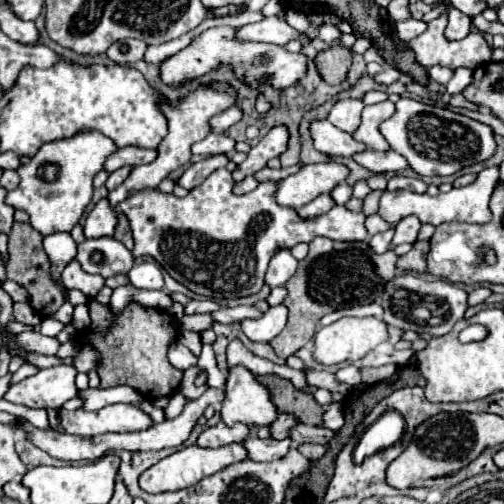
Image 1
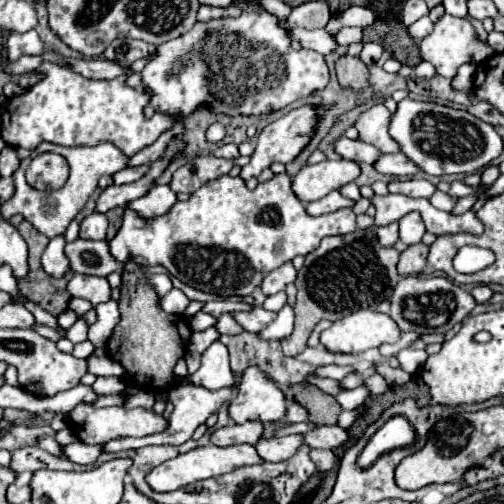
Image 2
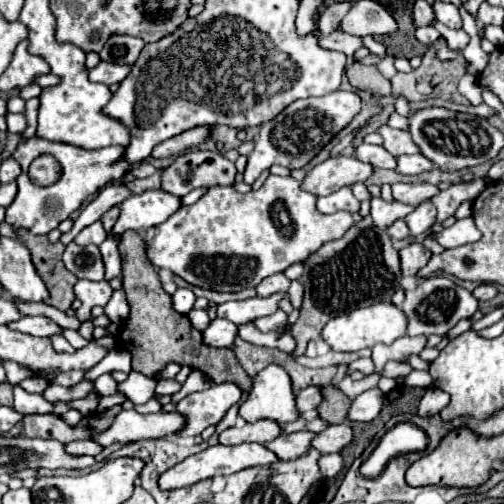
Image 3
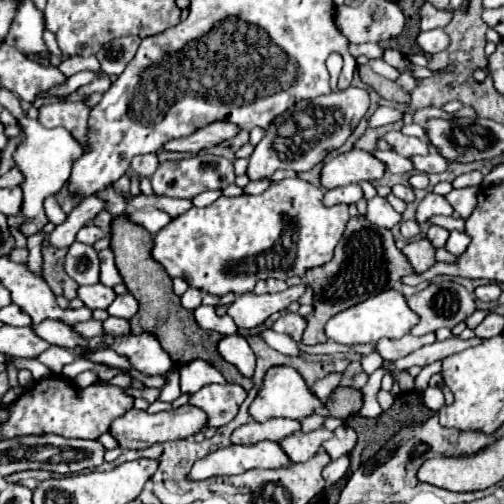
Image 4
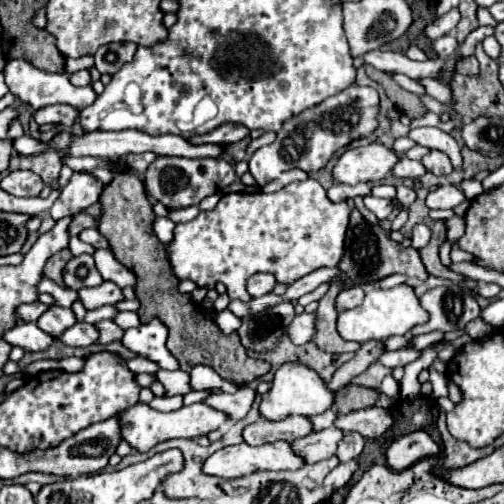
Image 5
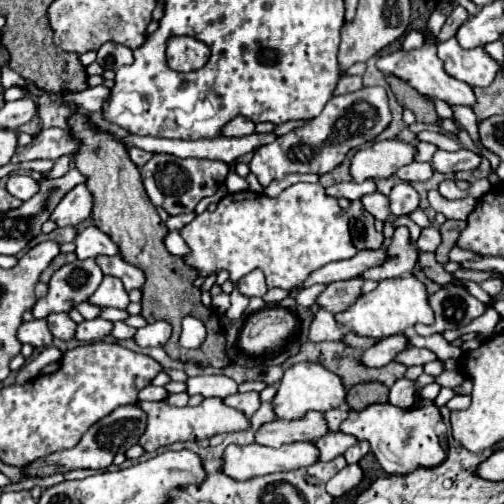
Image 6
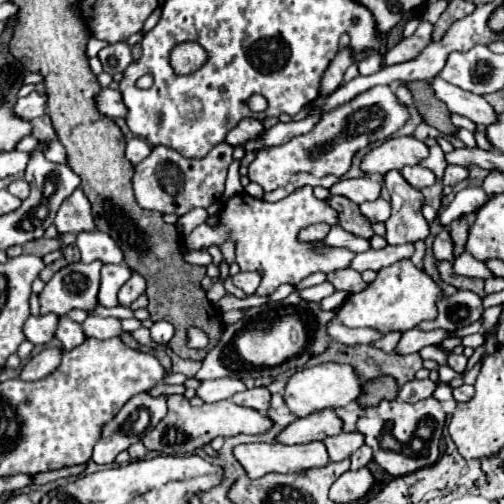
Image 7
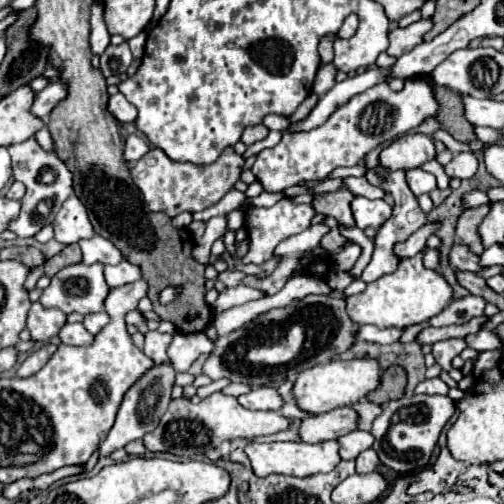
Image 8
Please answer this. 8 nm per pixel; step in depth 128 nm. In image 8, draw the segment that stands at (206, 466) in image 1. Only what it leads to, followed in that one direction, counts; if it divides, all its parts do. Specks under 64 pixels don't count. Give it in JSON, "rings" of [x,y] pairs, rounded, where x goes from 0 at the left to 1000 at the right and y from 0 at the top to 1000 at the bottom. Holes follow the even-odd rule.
{"rings":[[[667,873],[635,877],[635,881],[607,881],[607,877],[540,877],[540,881],[492,881],[488,901],[500,917],[500,933],[508,944],[532,940],[563,940],[563,944],[623,944],[631,937],[659,937],[667,921],[675,921],[675,881]]]}

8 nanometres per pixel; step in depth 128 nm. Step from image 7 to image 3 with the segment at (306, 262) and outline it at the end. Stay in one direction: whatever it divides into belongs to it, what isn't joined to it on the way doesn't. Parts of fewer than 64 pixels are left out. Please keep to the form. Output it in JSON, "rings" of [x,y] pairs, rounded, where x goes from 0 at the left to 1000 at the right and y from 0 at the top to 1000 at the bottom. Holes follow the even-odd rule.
{"rings":[[[532,349],[516,377],[488,385],[468,381],[460,369],[425,369],[381,409],[357,409],[329,440],[294,452],[290,464],[317,472],[317,532],[329,532],[369,556],[373,563],[429,575],[472,579],[512,567],[528,548],[563,540],[571,528],[603,520],[647,480],[671,476],[698,448],[698,429],[683,417],[663,425],[639,425],[627,417],[627,389],[603,381],[595,361],[579,349]]]}

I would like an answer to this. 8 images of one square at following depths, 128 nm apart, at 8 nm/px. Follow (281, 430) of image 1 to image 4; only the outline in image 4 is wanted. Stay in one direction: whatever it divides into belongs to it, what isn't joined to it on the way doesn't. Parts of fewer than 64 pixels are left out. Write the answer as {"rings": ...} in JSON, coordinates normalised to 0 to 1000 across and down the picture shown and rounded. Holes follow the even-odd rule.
{"rings":[[[659,738],[659,742],[651,742],[647,750],[631,754],[631,758],[619,766],[619,778],[623,778],[639,798],[647,798],[651,786],[671,770],[675,754],[679,754],[679,738]]]}

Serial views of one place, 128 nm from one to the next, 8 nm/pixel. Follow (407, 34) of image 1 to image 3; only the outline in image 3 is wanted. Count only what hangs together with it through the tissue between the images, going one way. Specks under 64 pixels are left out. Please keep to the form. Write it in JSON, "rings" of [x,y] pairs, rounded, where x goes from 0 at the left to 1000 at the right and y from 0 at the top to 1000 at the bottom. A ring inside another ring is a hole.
{"rings":[[[837,52],[837,56],[825,56],[825,75],[829,75],[829,83],[853,91],[873,75],[873,63],[861,52]]]}

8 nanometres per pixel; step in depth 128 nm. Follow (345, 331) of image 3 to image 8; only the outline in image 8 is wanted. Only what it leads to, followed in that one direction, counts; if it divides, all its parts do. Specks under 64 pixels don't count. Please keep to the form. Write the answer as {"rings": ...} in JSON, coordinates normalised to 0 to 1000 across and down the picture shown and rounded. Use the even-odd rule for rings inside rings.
{"rings":[[[841,500],[810,516],[794,516],[794,528],[782,544],[766,544],[750,552],[746,560],[730,563],[722,579],[687,591],[687,607],[690,607],[687,615],[698,639],[710,647],[742,643],[754,651],[766,651],[766,647],[806,651],[829,639],[845,639],[857,627],[865,627],[877,611],[885,611],[901,595],[897,567],[881,556],[877,544],[869,544],[865,536],[849,536],[837,524],[837,508]]]}

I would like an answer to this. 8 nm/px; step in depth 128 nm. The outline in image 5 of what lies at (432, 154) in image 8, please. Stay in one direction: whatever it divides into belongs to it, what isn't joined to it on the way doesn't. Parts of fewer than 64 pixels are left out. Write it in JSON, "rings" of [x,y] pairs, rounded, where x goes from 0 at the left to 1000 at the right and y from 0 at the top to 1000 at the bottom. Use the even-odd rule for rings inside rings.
{"rings":[[[754,282],[694,294],[675,310],[671,325],[663,329],[663,357],[683,365],[750,361],[778,341],[790,317],[794,306]]]}

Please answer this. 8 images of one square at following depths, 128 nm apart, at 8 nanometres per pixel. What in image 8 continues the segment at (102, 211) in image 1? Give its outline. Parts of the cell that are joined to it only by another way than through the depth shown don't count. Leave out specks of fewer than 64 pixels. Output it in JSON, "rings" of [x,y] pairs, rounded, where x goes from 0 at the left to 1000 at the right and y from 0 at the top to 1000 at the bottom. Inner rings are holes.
{"rings":[[[187,468],[179,476],[159,476],[159,492],[163,492],[163,520],[167,524],[234,524],[242,516],[238,496],[210,472],[202,468]]]}

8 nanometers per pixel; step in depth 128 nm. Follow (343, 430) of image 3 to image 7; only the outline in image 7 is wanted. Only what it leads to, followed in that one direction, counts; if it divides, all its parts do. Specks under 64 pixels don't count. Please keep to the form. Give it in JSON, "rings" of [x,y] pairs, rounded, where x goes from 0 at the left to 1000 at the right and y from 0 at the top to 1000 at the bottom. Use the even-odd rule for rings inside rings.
{"rings":[[[718,885],[718,889],[710,889],[702,901],[698,901],[698,933],[706,933],[706,929],[722,929],[722,925],[730,925],[730,917],[738,913],[738,893],[730,889],[730,885]]]}

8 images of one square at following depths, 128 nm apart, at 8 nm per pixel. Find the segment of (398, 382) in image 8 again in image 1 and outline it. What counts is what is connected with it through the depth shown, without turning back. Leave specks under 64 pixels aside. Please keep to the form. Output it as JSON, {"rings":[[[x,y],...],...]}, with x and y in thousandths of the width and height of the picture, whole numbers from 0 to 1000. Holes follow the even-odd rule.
{"rings":[[[548,742],[512,746],[512,758],[524,762],[536,774],[540,794],[544,794],[544,802],[548,802],[548,810],[556,817],[583,821],[603,841],[619,841],[619,845],[635,845],[639,841],[643,810],[627,798],[627,790],[619,782],[587,774],[575,754],[556,750]]]}

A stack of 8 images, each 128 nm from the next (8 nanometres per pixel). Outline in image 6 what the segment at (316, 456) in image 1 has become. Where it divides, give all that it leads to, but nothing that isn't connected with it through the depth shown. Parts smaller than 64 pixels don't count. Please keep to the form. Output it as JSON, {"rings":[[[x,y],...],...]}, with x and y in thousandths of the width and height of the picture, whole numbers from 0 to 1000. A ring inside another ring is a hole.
{"rings":[[[694,921],[687,925],[683,933],[675,933],[663,948],[651,952],[647,960],[647,976],[659,984],[659,988],[675,988],[683,984],[687,976],[694,976],[698,968],[706,968],[714,956],[718,956],[718,929],[710,921]]]}

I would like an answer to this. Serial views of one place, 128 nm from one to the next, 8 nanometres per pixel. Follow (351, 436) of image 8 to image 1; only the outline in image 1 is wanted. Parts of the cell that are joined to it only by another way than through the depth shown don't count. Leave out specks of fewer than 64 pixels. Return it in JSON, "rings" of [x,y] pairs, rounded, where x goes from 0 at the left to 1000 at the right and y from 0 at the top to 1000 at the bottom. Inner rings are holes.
{"rings":[[[488,869],[484,873],[484,889],[492,893],[492,909],[508,913],[508,917],[540,917],[540,913],[556,913],[571,901],[579,885],[579,873],[563,869],[563,873],[520,873],[520,869]]]}

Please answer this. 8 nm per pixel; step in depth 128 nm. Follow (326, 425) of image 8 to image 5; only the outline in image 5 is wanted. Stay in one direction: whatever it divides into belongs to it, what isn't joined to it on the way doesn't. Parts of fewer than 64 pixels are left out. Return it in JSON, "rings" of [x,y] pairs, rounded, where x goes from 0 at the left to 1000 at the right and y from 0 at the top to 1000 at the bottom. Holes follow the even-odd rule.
{"rings":[[[571,825],[563,833],[524,833],[496,841],[484,849],[484,877],[496,885],[516,885],[528,877],[579,877],[587,869],[603,869],[619,857],[619,837],[607,825]]]}

